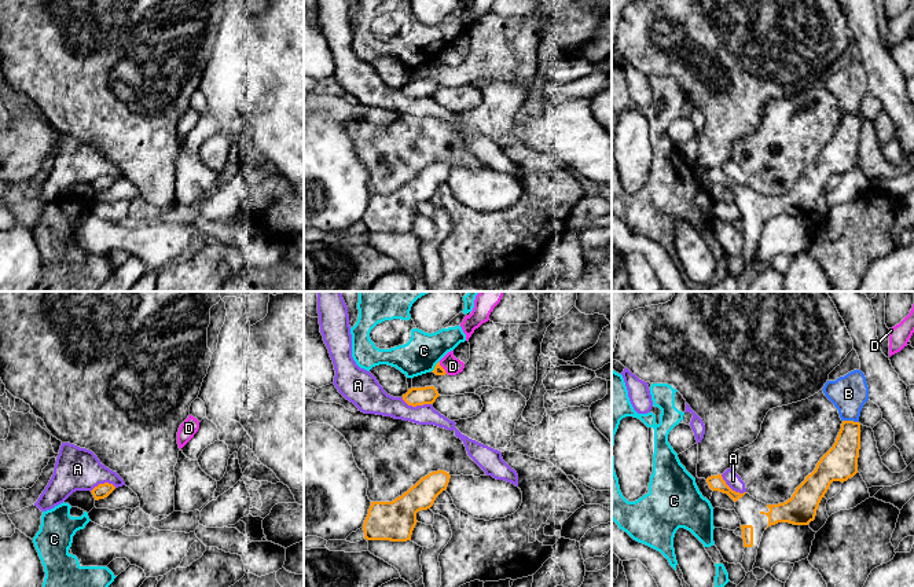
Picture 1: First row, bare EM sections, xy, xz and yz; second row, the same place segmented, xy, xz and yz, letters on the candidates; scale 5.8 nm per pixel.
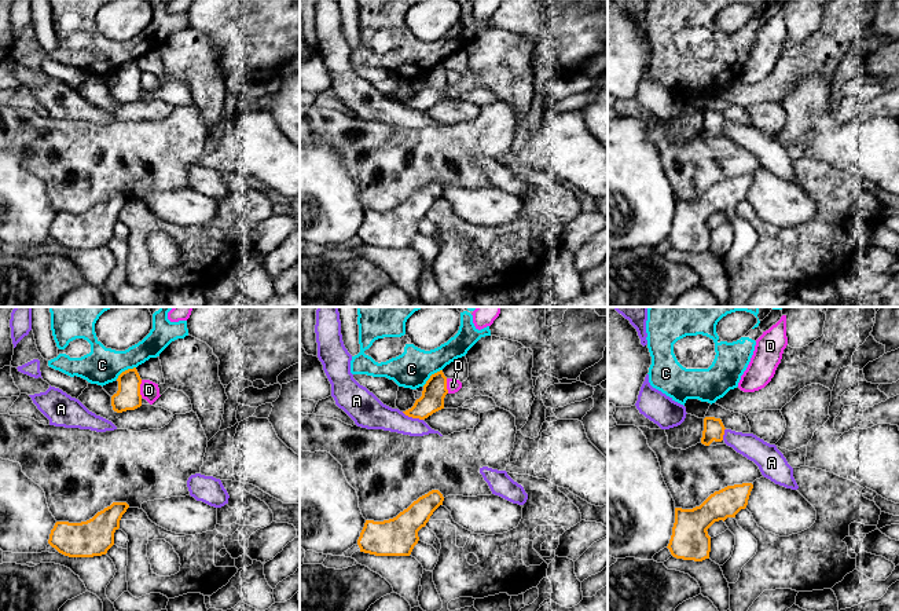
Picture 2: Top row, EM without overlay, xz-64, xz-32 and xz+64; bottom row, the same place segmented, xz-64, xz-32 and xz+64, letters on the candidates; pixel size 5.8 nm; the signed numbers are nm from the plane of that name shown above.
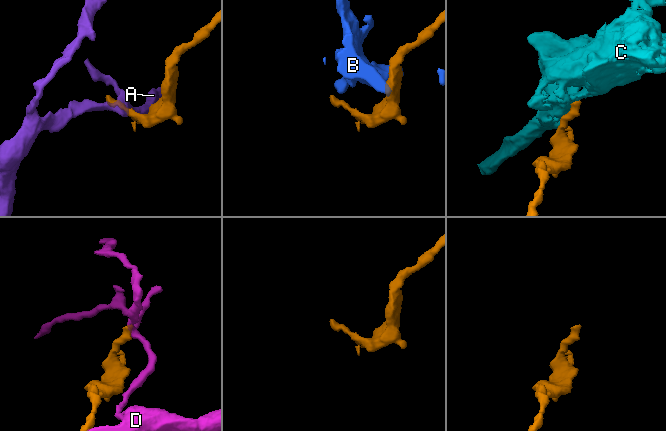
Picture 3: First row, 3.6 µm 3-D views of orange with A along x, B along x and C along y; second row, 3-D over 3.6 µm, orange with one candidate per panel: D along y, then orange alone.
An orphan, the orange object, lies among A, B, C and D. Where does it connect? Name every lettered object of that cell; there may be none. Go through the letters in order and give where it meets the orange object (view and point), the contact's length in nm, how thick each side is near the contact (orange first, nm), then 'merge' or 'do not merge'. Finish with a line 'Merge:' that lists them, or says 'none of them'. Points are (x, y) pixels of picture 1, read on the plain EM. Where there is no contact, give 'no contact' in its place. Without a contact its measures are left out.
A: contact xz (417, 96); length 180 nm; calibres 110 and 160 nm; do not merge
B: contact yz (851, 113); length 100 nm; calibres 200 and 220 nm; do not merge
C: contact xz (436, 58); length 80 nm; calibres 60 and 220 nm; do not merge
D: contact xz (441, 59); length 90 nm; calibres 60 and 110 nm; do not merge
Merge: none of them

